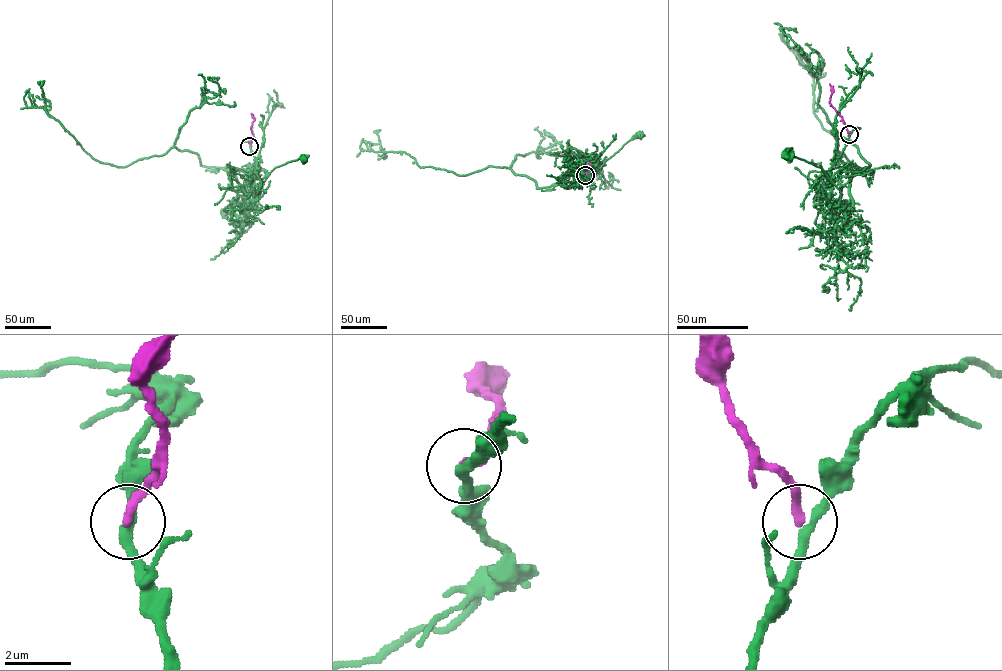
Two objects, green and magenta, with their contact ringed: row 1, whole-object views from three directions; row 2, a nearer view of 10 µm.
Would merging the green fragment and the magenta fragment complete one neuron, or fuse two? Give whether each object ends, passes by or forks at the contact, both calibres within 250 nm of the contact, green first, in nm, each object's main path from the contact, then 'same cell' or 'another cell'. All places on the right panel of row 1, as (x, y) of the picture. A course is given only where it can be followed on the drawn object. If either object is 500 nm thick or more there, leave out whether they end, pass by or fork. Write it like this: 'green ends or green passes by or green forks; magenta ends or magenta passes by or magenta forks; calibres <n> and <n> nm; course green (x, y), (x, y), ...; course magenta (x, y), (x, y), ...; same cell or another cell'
green passes by; magenta ends; calibres 280 and 280 nm; course green (850, 134), (831, 171), (831, 197), (841, 206), (840, 190), (821, 168), (788, 153), (785, 156); course magenta (850, 134), (842, 117), (829, 101), (832, 91), (829, 84); same cell

